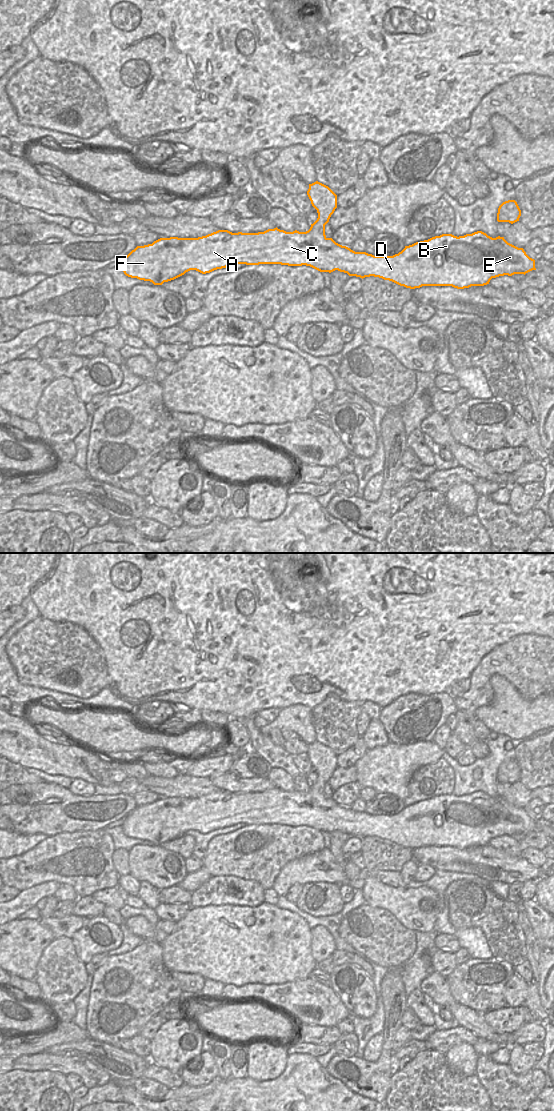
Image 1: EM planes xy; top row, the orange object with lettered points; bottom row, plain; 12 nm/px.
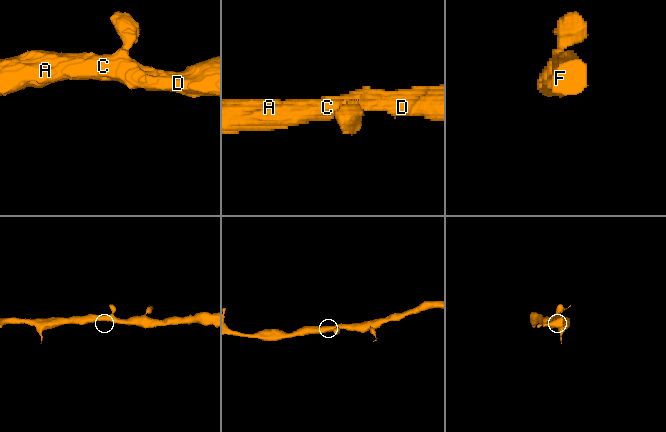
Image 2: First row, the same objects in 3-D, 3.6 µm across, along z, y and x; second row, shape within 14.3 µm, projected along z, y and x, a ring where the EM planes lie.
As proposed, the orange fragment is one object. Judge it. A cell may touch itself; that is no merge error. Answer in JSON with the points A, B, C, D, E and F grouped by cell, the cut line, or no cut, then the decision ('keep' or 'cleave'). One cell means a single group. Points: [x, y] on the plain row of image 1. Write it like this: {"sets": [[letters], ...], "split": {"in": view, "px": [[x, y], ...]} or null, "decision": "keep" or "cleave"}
{"sets": [["A", "B", "C", "D", "E", "F"]], "split": null, "decision": "keep"}

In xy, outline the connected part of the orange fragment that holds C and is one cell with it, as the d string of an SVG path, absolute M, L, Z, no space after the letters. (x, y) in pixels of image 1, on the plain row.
M316 741L309 744L307 755L317 770L318 778L306 792L286 792L277 787L258 793L232 793L218 790L198 798L160 798L152 804L137 806L122 824L126 836L150 841L154 845L174 840L190 830L202 834L235 824L281 824L310 826L320 832L338 830L360 838L379 837L400 846L415 849L422 846L452 846L457 849L484 846L492 838L526 834L535 828L535 820L523 808L508 803L504 797L492 798L482 791L464 796L442 794L416 802L393 816L374 816L355 812L325 795L325 785L337 768L337 755L326 745Z

